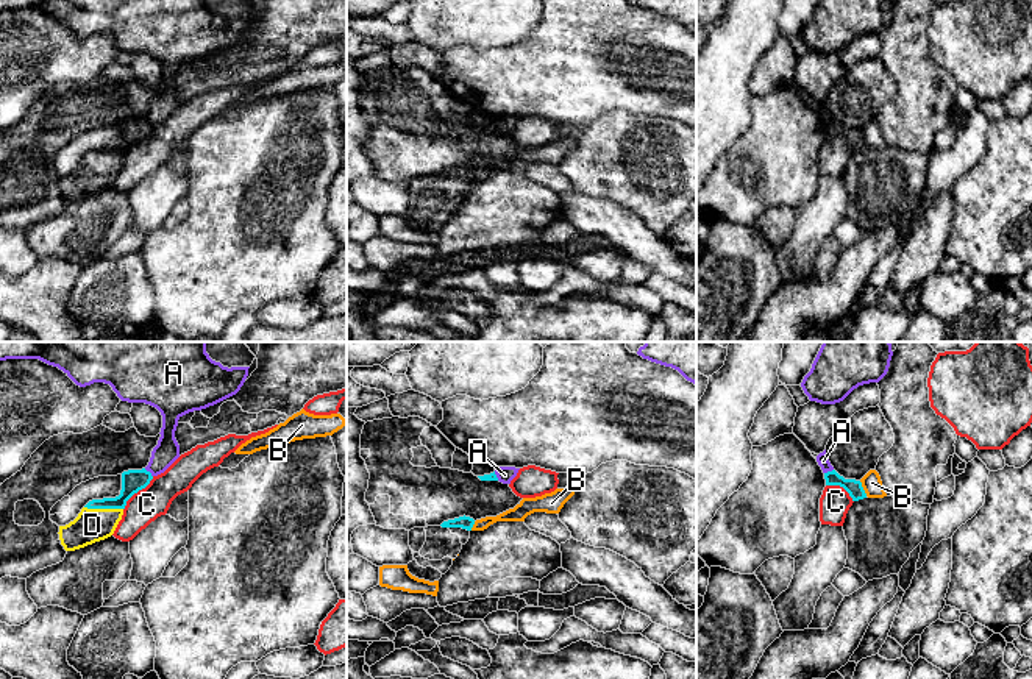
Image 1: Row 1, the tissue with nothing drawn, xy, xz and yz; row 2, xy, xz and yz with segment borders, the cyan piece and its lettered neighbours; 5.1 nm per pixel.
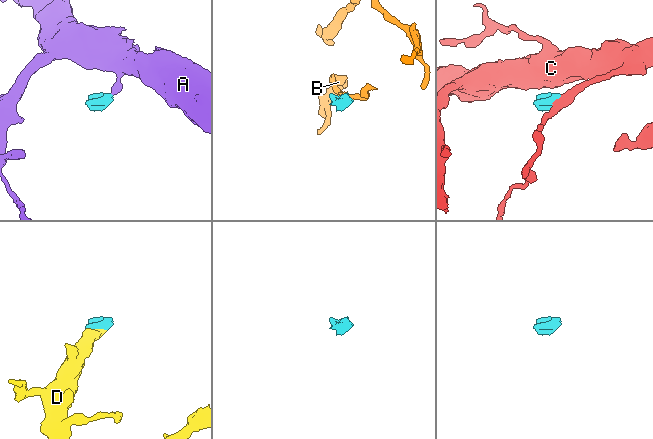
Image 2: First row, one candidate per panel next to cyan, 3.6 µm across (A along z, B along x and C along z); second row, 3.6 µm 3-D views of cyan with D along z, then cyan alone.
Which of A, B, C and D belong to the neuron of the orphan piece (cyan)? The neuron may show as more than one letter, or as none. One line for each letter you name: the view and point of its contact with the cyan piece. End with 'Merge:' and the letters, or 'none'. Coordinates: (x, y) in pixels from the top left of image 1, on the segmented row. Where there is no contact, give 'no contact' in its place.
D: contact xy (103, 508)
Merge: D

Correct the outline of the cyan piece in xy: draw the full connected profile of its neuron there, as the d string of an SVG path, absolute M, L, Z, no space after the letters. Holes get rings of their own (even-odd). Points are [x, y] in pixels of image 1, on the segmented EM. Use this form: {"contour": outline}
{"contour": "M145 468L122 473L122 490L116 498L89 501L78 517L59 526L59 540L66 551L75 551L111 537L122 520L126 501L153 479Z"}

